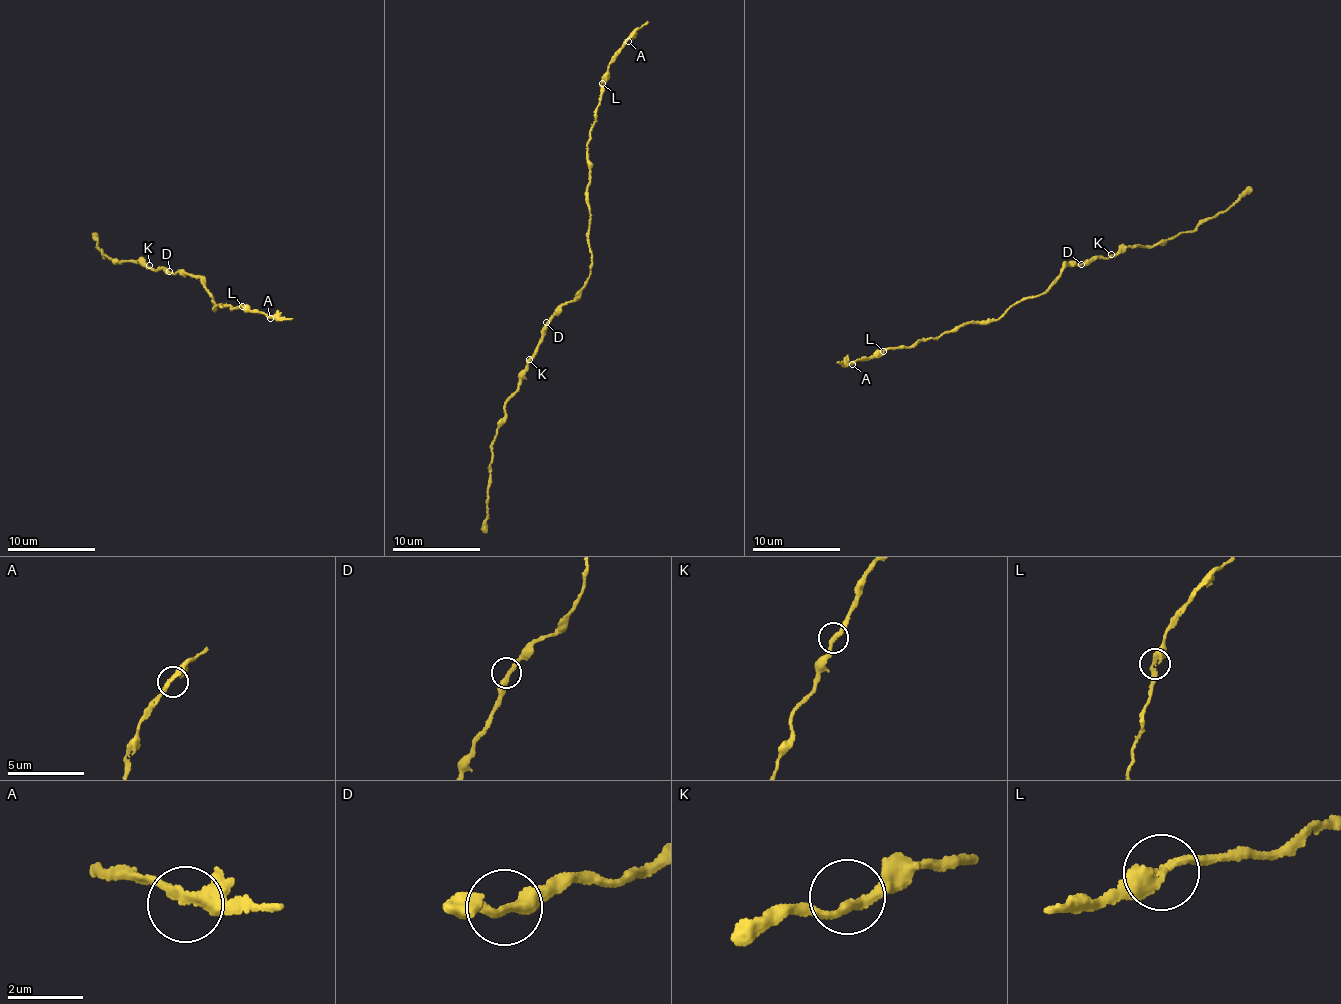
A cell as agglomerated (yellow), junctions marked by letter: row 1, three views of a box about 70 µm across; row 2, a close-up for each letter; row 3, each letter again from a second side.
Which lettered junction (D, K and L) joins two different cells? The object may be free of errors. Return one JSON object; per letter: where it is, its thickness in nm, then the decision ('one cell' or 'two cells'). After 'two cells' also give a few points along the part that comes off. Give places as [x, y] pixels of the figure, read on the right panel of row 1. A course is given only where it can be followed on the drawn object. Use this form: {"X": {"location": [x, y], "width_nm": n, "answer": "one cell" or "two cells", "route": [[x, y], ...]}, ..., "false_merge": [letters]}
{"D": {"location": [1081, 264], "width_nm": 320, "answer": "one cell"}, "K": {"location": [1111, 254], "width_nm": 240, "answer": "one cell"}, "L": {"location": [883, 351], "width_nm": 320, "answer": "one cell"}, "false_merge": []}

